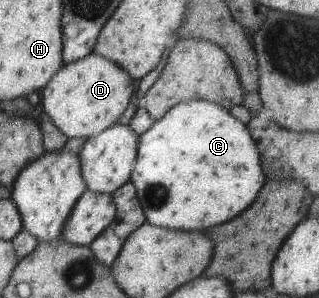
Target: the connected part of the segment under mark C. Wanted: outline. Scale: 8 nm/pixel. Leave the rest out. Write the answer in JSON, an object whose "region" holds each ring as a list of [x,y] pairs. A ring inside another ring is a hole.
{"region":[[[201,98],[187,99],[166,110],[161,118],[154,120],[151,126],[138,136],[136,159],[130,172],[129,182],[135,187],[137,200],[141,205],[141,210],[147,223],[173,230],[205,232],[210,226],[232,219],[244,208],[247,208],[250,202],[253,202],[255,195],[259,192],[264,180],[267,178],[266,171],[262,168],[261,155],[249,134],[248,127],[239,122],[234,116],[231,116],[228,109]]]}

